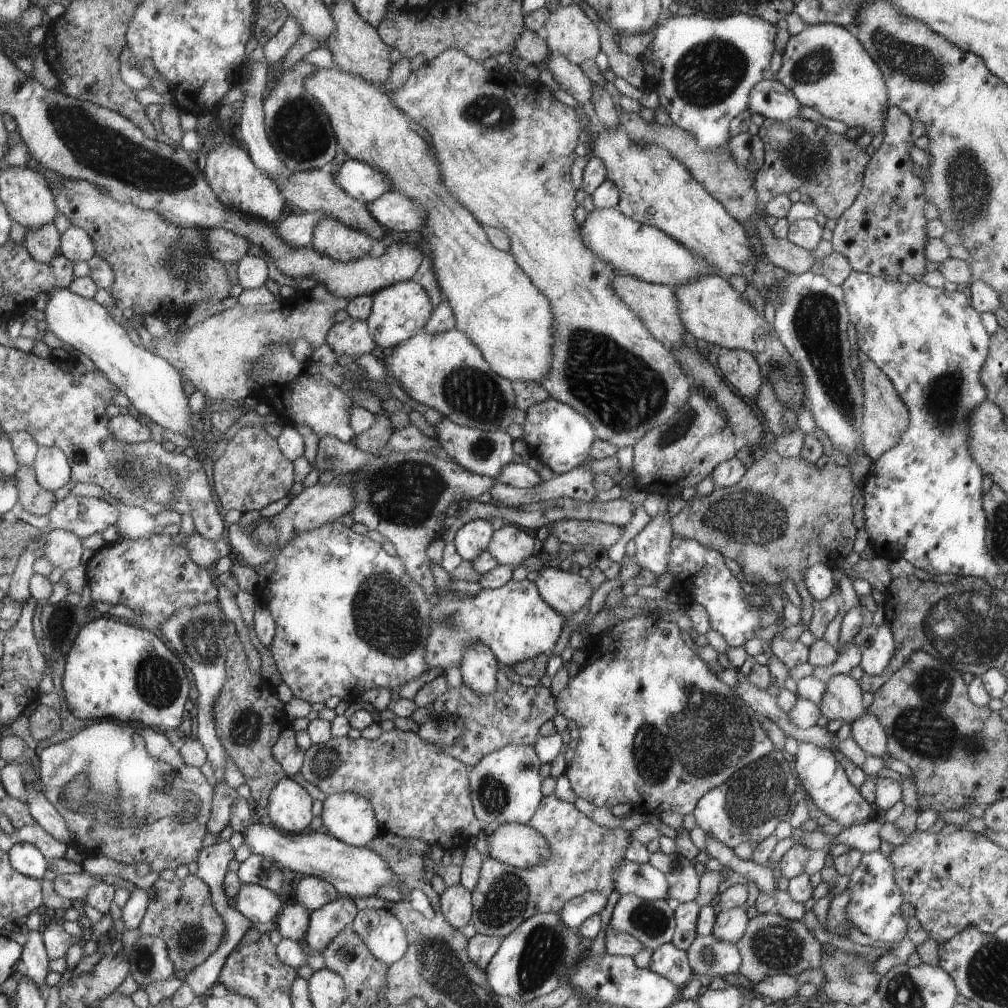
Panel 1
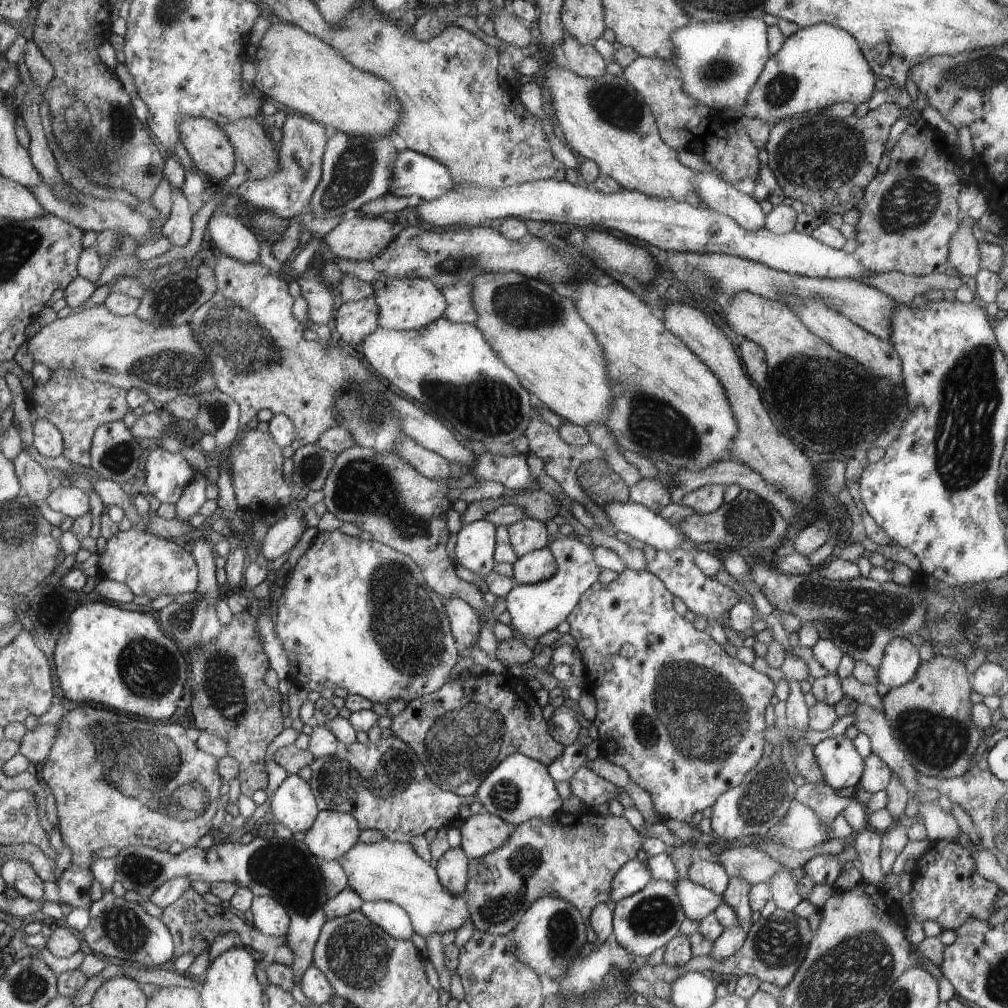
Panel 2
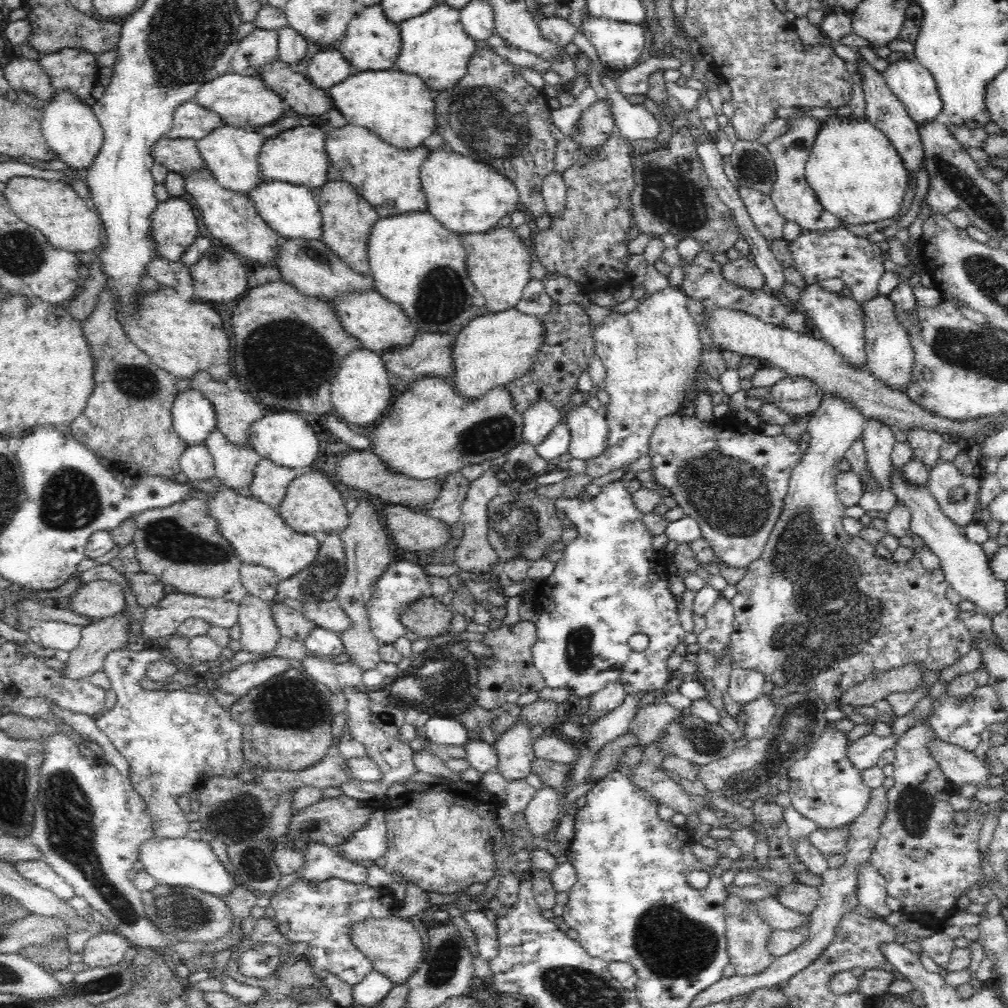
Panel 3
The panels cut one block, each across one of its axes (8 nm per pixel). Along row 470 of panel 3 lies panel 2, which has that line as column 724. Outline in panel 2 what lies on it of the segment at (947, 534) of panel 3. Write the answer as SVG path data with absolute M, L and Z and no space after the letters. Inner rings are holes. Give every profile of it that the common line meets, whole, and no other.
M739 878L729 879L727 889L721 894L722 900L735 910L737 924L749 930L753 909L750 906L749 892L753 888L749 882Z

